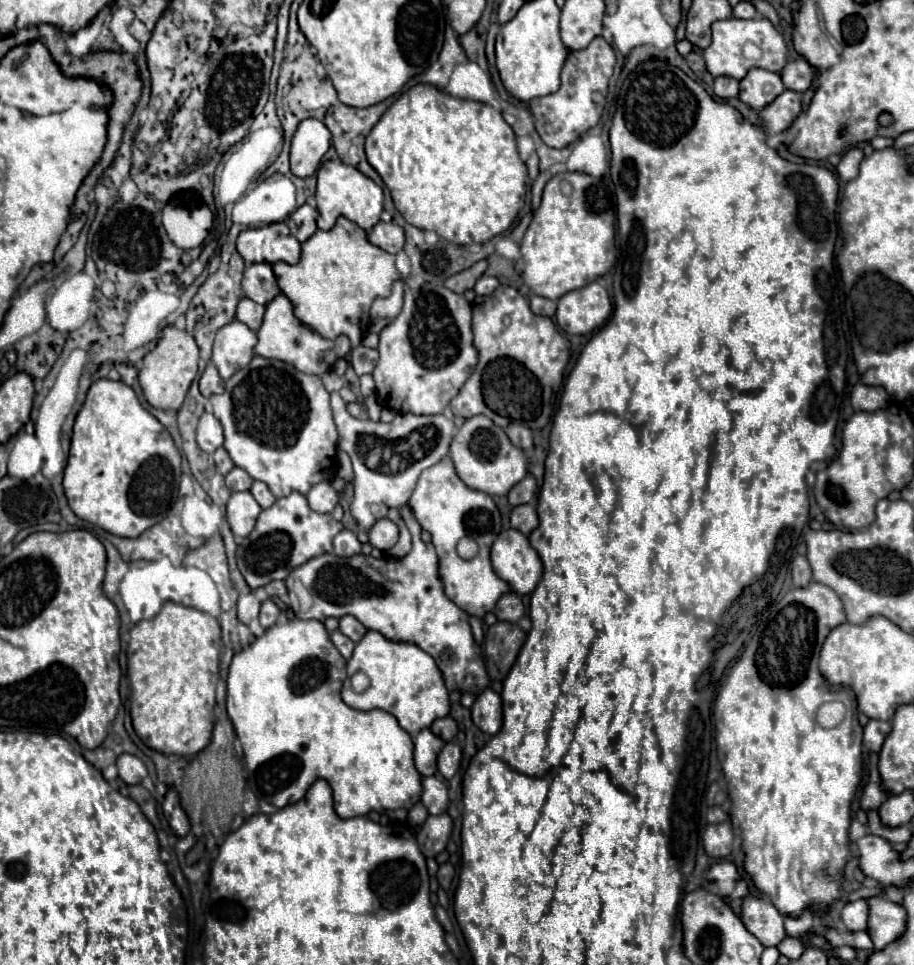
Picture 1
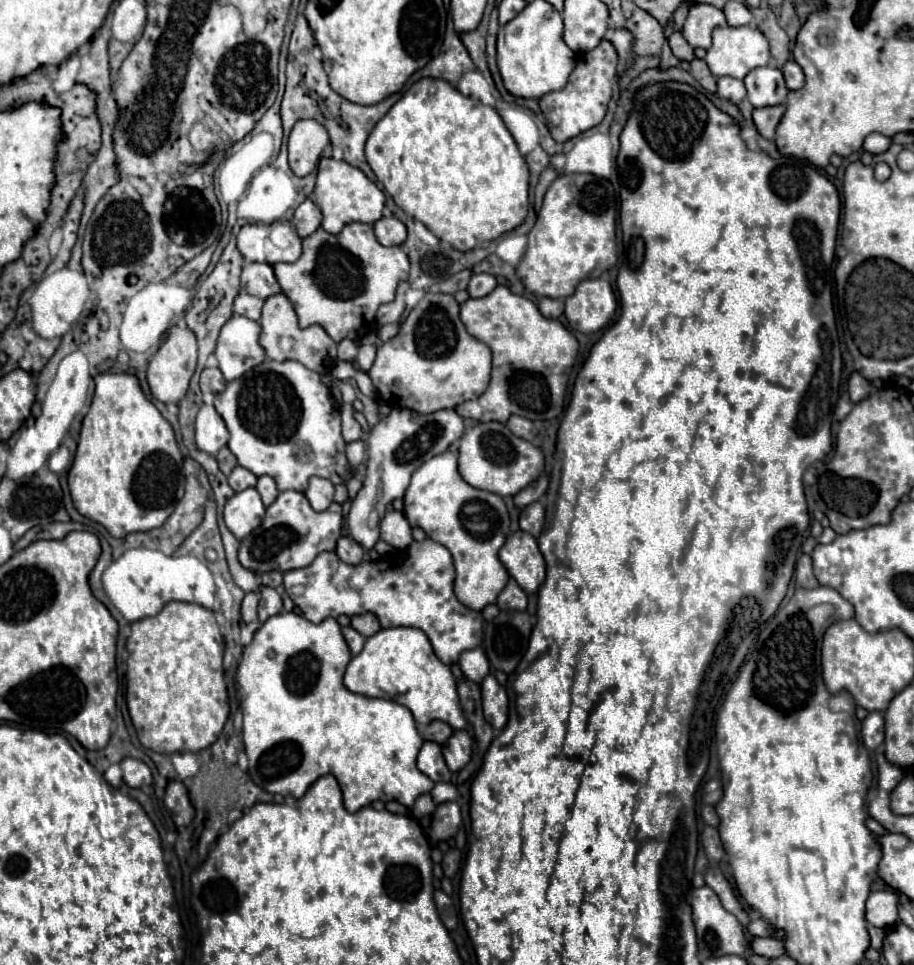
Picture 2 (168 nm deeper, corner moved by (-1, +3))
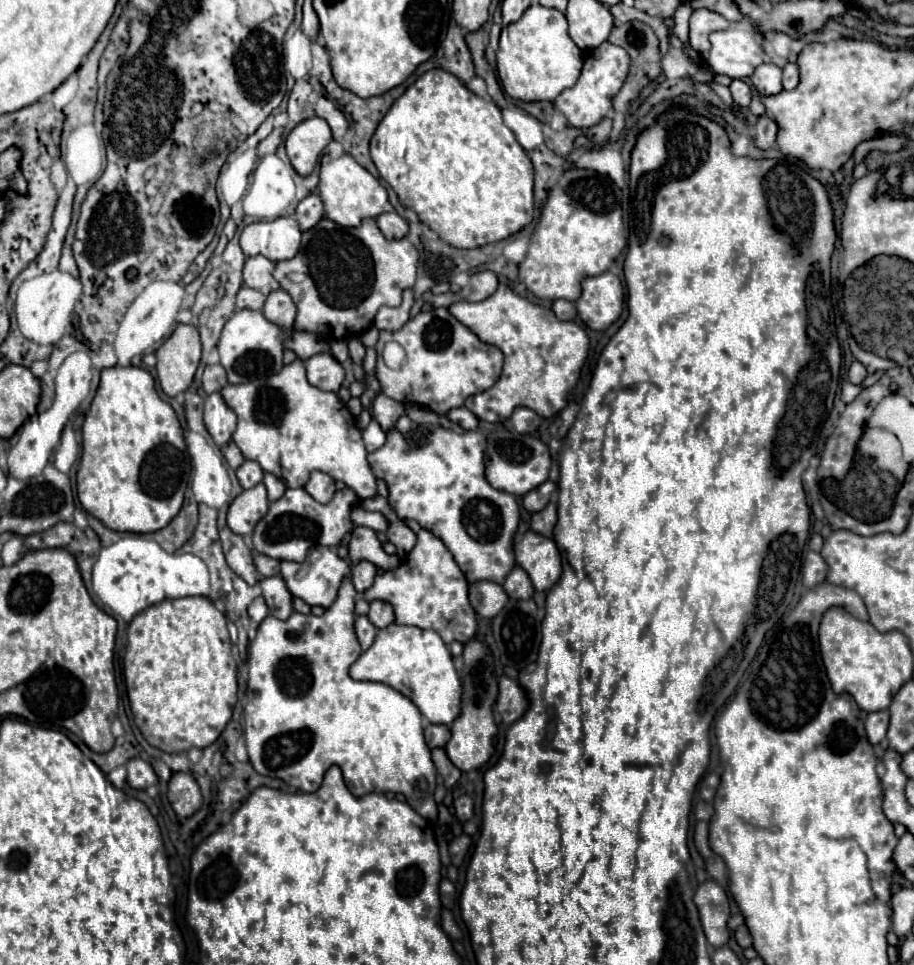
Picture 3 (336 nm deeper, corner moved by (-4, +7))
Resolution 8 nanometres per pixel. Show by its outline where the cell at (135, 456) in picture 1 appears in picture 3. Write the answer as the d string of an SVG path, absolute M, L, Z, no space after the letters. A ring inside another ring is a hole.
M109 367L101 371L101 383L81 428L82 452L77 471L77 497L87 513L119 533L153 533L163 529L181 509L191 461L181 423L169 403L157 391L149 371L141 367Z

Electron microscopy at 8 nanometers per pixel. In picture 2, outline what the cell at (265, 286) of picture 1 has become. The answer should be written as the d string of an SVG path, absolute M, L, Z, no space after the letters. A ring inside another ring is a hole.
M246 263L242 267L242 289L254 297L268 299L280 291L272 265L268 263Z

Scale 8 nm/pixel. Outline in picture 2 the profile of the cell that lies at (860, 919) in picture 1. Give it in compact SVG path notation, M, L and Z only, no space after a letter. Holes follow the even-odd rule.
M874 891L866 901L866 921L874 927L892 927L898 921L898 897L892 891Z

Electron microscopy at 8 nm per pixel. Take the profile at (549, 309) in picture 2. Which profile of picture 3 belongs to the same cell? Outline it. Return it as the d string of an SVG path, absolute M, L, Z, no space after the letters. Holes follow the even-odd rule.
M557 299L553 303L553 311L555 315L561 319L561 321L573 321L577 317L577 309L571 301L565 301L565 299Z

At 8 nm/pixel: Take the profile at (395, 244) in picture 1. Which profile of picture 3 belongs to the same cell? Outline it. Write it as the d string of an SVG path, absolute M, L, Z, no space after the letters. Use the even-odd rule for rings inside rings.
M395 211L393 213L381 213L377 217L377 227L381 229L381 233L385 233L385 237L389 239L401 239L407 235L409 227L407 221L403 217L399 217Z

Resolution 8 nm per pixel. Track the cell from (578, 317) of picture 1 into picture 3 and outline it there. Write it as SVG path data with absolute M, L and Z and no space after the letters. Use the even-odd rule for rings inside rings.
M601 273L583 281L583 295L575 301L579 319L595 329L603 331L619 319L623 311L623 285L617 275Z

